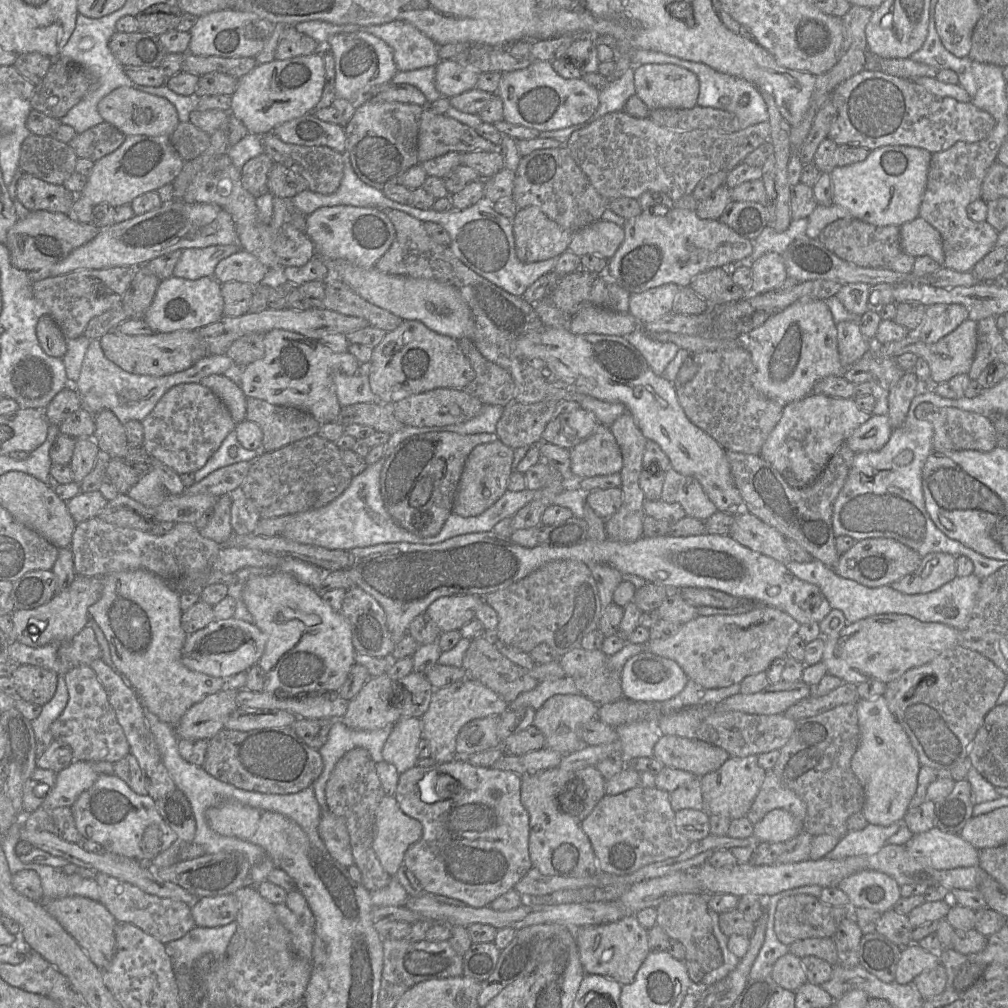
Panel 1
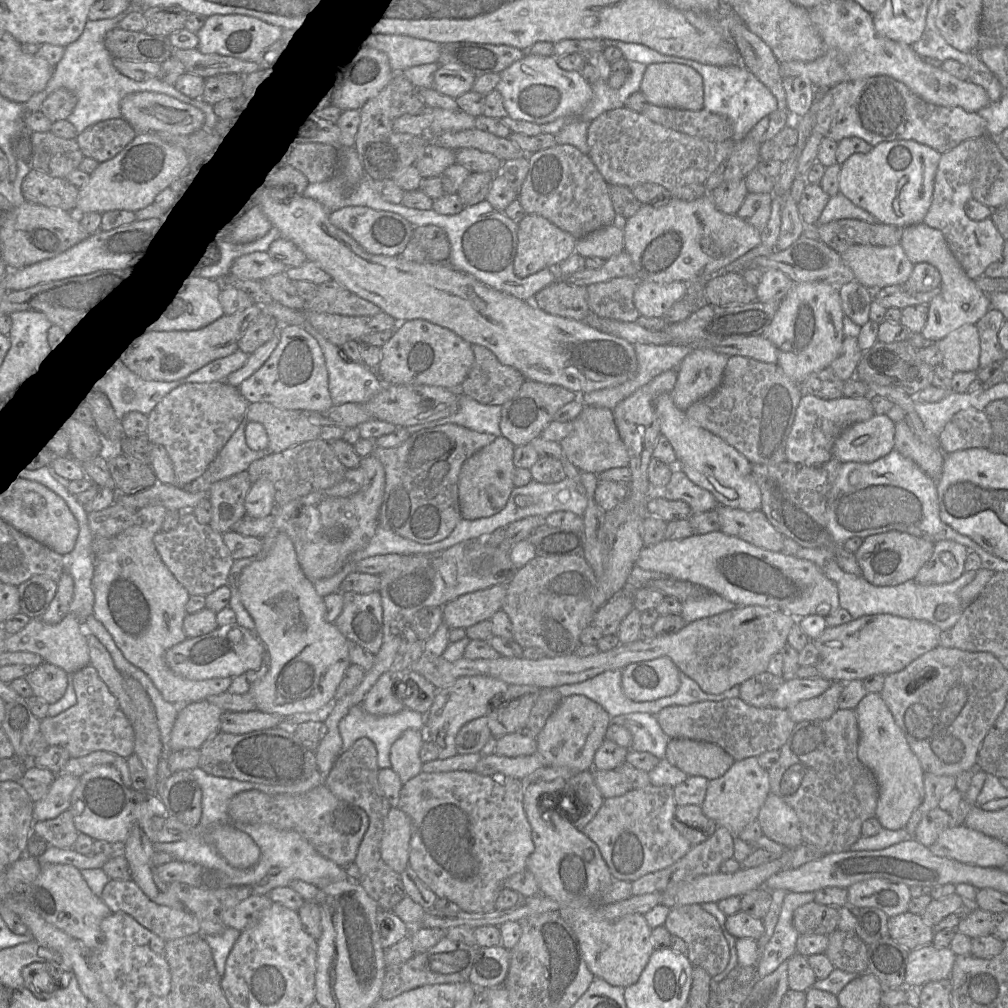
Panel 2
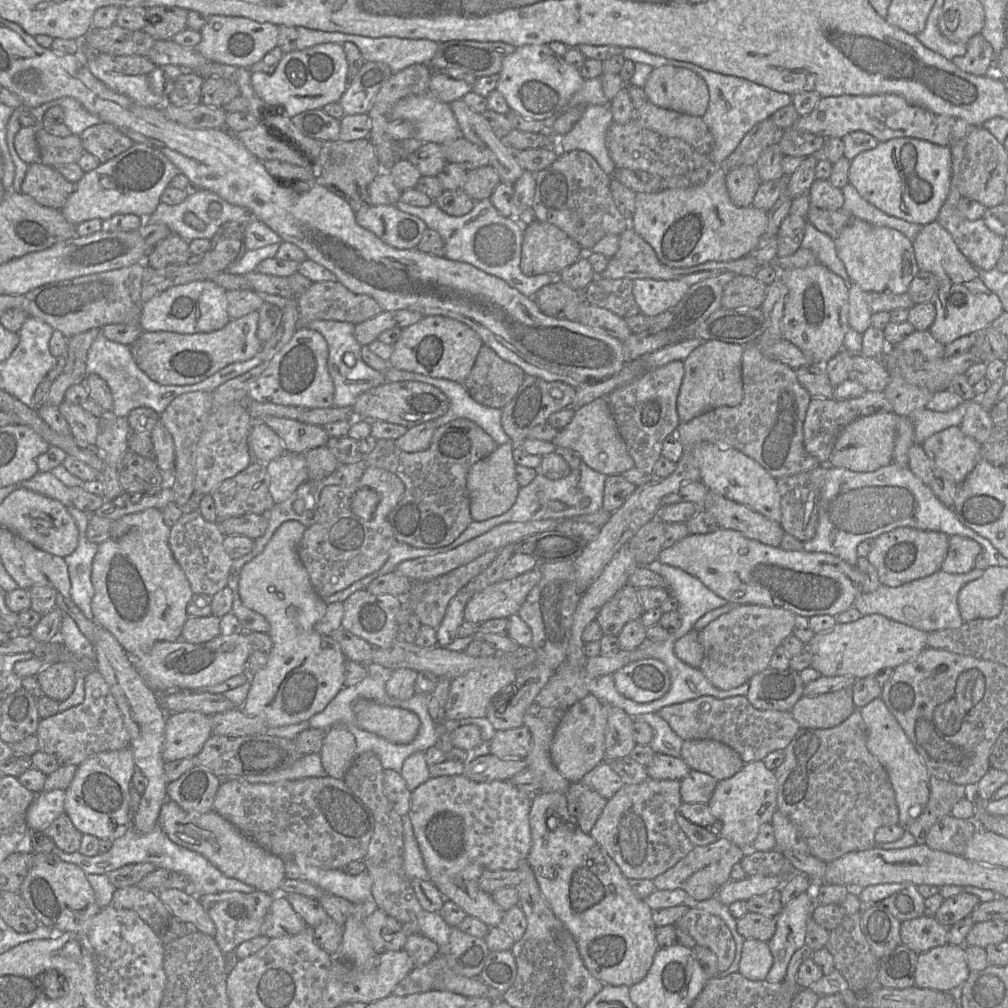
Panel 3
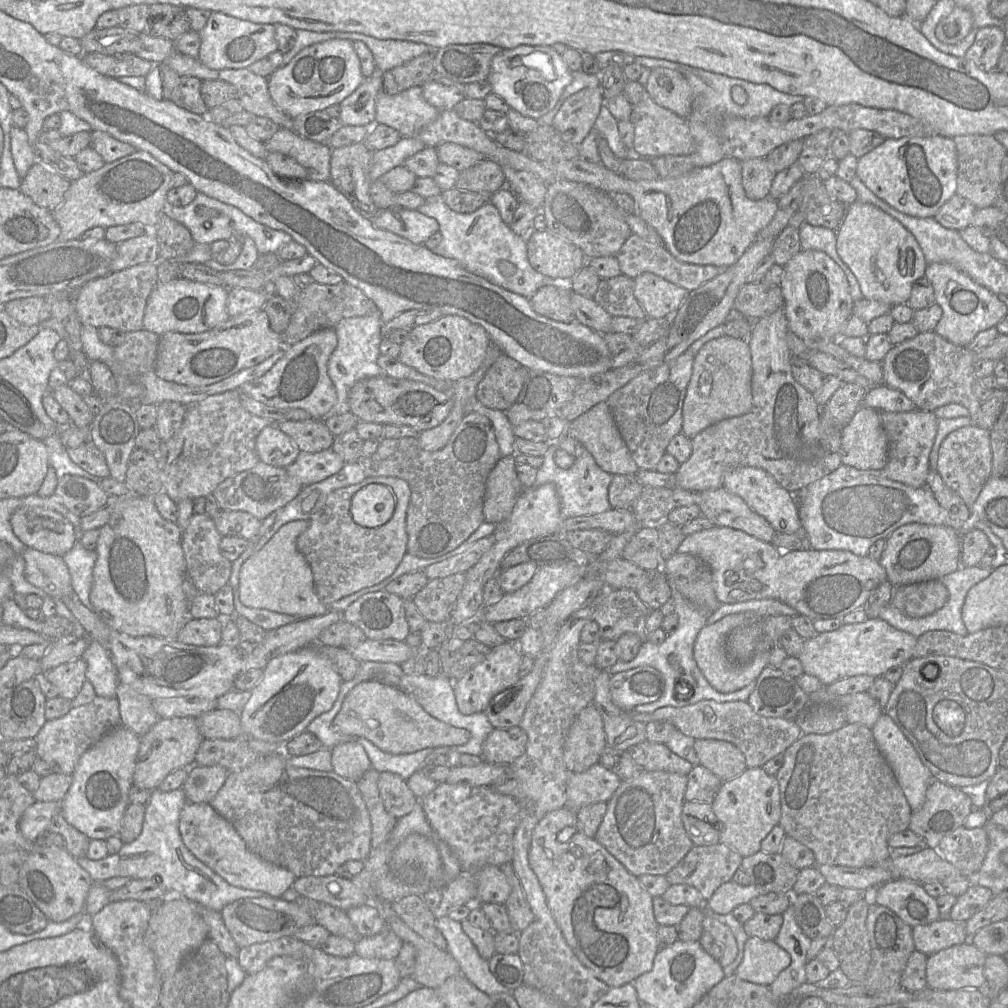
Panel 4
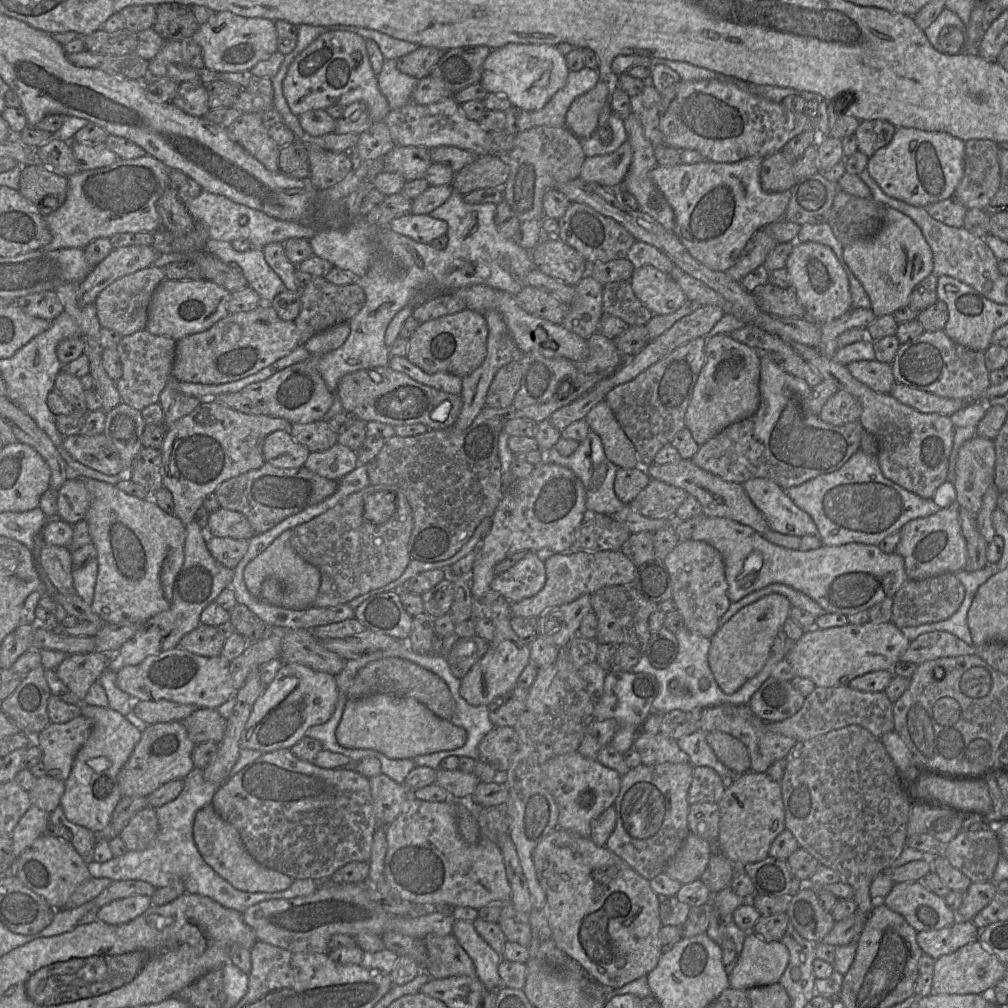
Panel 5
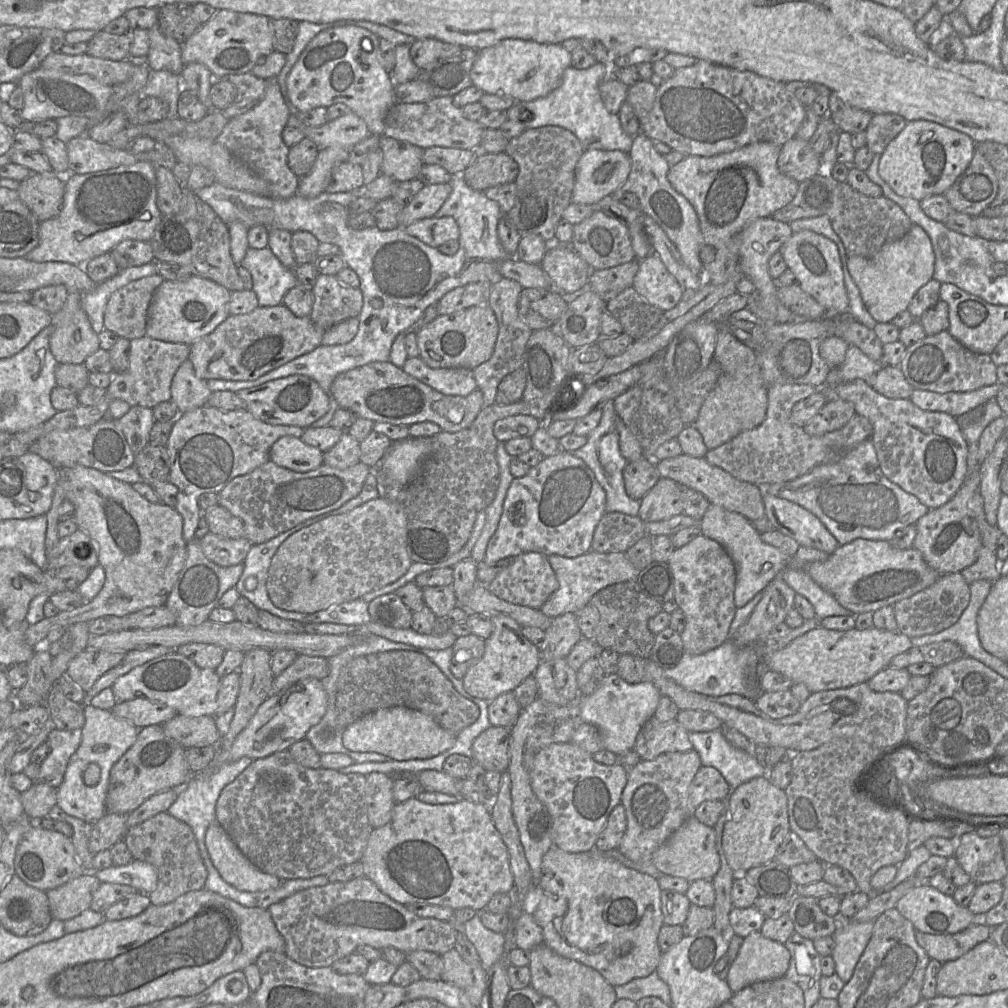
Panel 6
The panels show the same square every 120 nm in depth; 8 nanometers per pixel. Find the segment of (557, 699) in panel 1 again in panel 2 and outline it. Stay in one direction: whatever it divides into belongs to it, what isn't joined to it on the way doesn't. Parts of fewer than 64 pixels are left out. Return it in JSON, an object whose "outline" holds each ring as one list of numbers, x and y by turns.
{"outline":[[584,695,563,697,537,735,537,754,545,765,561,767,571,773,591,770,596,751,606,738,611,716,597,702]]}

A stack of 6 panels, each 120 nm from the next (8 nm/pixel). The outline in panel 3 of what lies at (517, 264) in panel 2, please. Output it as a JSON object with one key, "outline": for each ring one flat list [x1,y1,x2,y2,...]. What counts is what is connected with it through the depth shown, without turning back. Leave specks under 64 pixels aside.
{"outline":[[535,220,523,226,520,268,526,276,560,274,583,255,585,252,579,244,553,224]]}

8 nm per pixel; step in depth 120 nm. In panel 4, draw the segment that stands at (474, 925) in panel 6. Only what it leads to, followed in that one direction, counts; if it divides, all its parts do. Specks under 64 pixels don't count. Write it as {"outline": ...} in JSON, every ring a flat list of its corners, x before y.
{"outline":[[448,916,436,919,436,925,447,941,447,951,458,962,463,974,474,986,489,996,512,994,513,990,501,985,489,970,471,939,462,929,461,922]]}

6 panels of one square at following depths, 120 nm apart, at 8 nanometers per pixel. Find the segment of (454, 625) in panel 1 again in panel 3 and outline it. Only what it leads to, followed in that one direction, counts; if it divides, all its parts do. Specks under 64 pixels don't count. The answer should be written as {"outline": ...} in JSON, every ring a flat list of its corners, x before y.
{"outline":[[537,567,512,579,503,579,474,593,464,609,464,620,481,624,517,614,530,590,540,581]]}

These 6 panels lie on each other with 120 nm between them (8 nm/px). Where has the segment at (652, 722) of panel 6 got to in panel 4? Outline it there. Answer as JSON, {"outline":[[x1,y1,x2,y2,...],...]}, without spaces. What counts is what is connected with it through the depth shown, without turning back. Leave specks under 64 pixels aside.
{"outline":[[645,742,639,744,644,744,645,760,642,769,645,771,668,771,687,775,693,767,689,761,673,753,664,743]]}

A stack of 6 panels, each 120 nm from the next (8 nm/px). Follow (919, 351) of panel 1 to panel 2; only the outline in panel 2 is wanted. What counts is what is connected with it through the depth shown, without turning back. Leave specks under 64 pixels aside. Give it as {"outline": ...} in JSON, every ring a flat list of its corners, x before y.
{"outline":[[965,324,943,339,930,341,943,355,942,366,953,373,979,370,980,338,975,324]]}

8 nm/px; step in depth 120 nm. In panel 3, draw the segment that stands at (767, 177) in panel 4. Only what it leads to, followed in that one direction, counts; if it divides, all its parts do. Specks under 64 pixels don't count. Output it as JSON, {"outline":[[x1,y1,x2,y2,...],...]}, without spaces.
{"outline":[[742,165,726,173,728,194,736,207,751,206,761,183,755,165]]}

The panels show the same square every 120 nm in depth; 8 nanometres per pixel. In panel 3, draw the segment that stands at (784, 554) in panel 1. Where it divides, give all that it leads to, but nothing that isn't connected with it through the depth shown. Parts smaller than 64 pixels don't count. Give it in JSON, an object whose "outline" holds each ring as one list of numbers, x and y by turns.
{"outline":[[711,491,701,509,709,512,720,528,739,531,747,538,772,547,780,546,785,533,779,523]]}

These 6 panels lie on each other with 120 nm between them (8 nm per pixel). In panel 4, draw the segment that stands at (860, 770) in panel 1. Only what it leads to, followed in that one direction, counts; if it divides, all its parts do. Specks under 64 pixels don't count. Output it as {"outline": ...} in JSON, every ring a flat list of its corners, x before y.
{"outline":[[884,712,871,731,880,752,891,766,912,812,916,811,925,801,926,791,933,781,932,773,922,763,911,742,888,714]]}

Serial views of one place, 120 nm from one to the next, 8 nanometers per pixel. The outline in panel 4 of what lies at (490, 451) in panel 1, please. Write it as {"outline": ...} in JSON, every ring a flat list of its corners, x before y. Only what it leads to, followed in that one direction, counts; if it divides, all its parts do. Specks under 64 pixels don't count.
{"outline":[[514,456,501,457,486,480,484,521,498,524,508,518,522,490]]}

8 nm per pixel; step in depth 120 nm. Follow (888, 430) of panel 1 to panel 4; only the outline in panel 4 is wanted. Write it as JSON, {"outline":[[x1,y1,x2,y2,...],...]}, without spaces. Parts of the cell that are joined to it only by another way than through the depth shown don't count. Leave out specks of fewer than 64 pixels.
{"outline":[[861,407,842,429,842,464,858,470,881,470,888,462,888,441,880,413]]}

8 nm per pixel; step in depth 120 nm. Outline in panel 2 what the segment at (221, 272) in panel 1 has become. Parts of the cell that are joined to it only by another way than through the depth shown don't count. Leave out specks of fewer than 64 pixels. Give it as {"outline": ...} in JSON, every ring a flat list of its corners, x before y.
{"outline":[[253,252,235,260,231,275,240,279,264,280,286,270,285,264,274,260,267,252]]}

